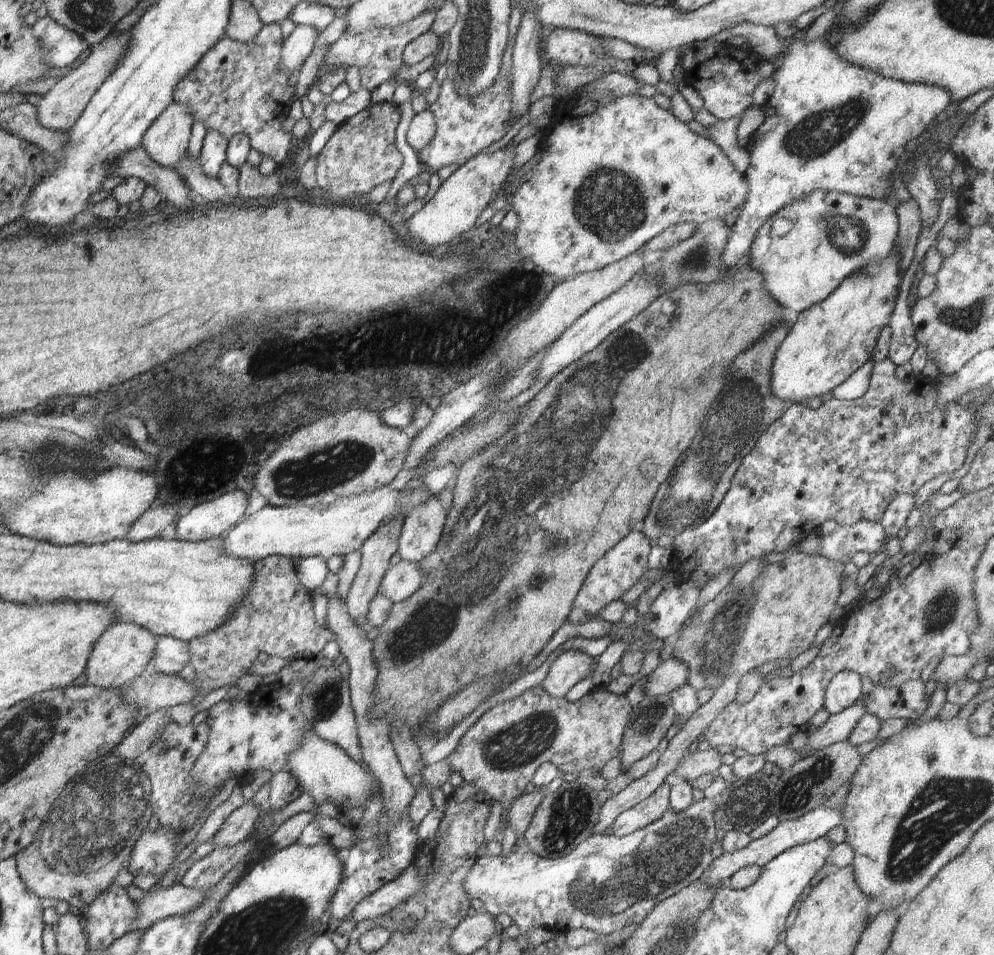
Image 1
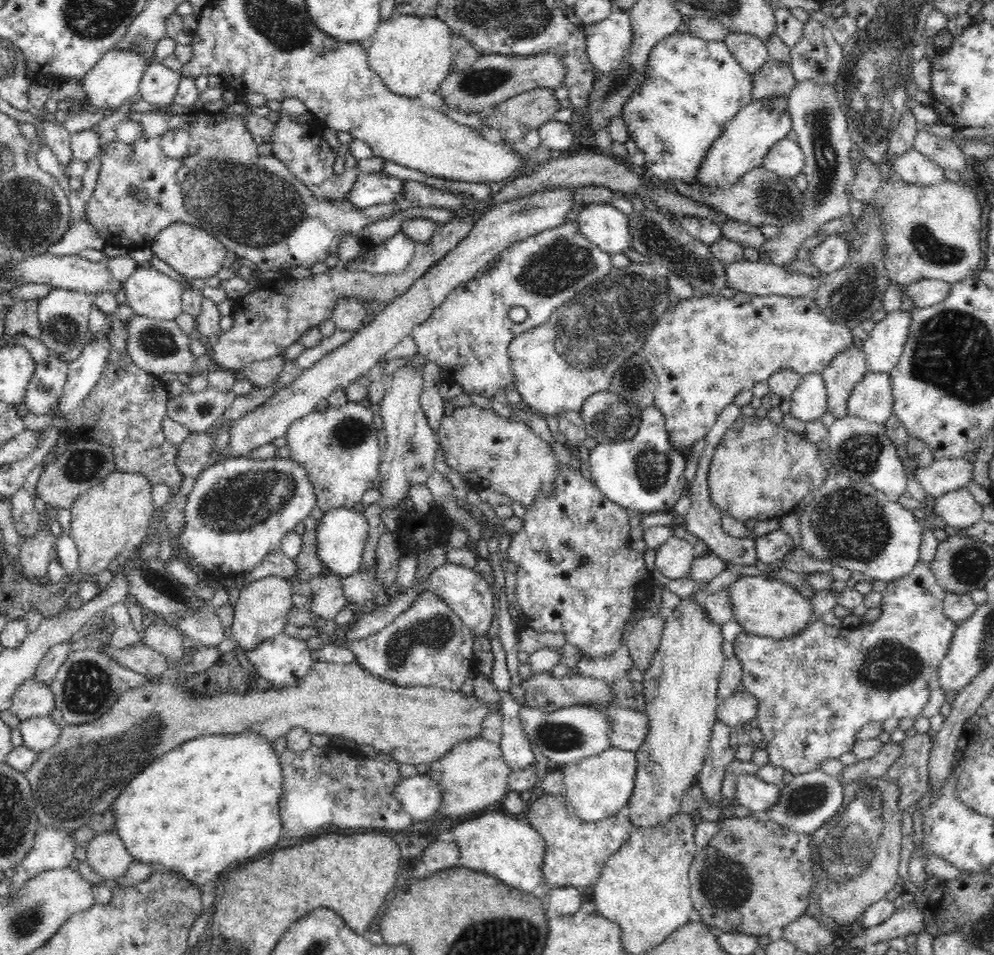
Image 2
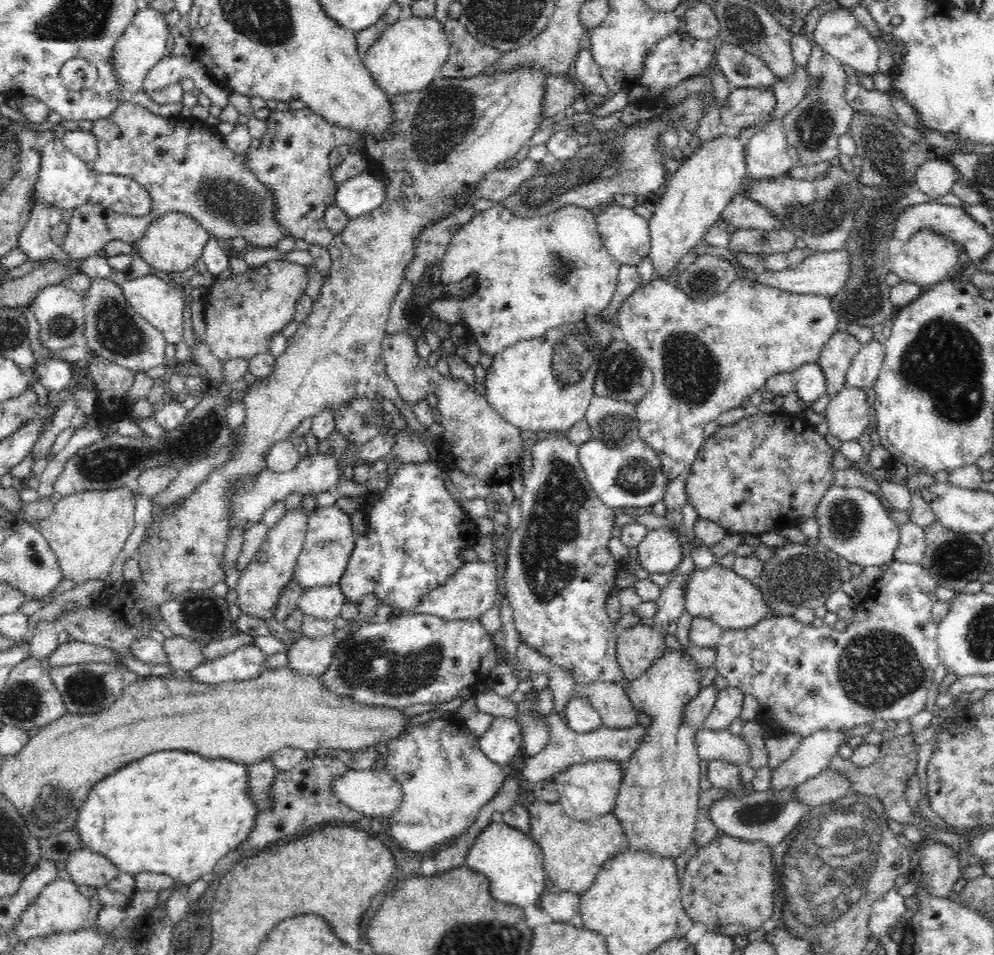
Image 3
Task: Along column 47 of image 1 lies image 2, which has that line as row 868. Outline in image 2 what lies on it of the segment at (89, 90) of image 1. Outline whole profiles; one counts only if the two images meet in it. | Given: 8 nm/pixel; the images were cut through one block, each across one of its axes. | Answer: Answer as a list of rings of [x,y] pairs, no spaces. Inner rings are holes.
[[[114,831],[98,834],[87,845],[87,862],[104,880],[122,878],[135,859]]]

